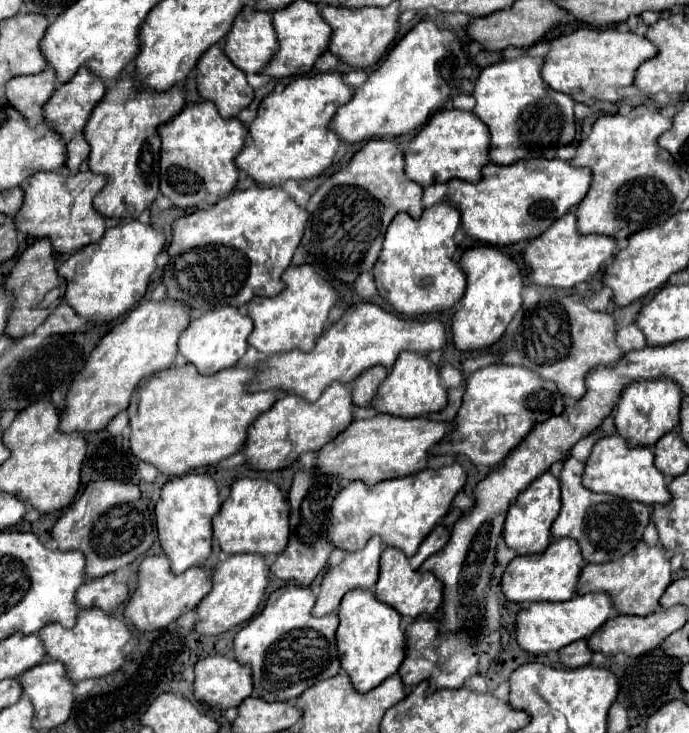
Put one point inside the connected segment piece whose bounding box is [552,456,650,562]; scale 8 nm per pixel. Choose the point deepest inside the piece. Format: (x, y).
(606, 527)

